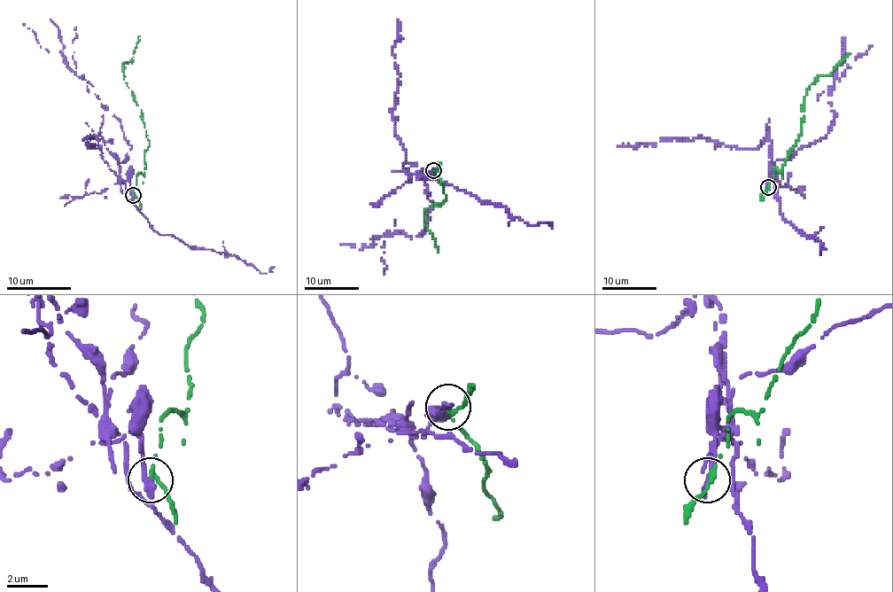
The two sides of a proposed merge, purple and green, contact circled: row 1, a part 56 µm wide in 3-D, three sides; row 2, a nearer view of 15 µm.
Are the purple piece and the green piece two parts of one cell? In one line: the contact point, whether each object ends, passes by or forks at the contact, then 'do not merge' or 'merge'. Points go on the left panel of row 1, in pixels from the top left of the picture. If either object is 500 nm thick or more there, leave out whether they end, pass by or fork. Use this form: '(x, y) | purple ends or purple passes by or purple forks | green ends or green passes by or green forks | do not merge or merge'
(133, 195) | purple ends | green ends | do not merge

